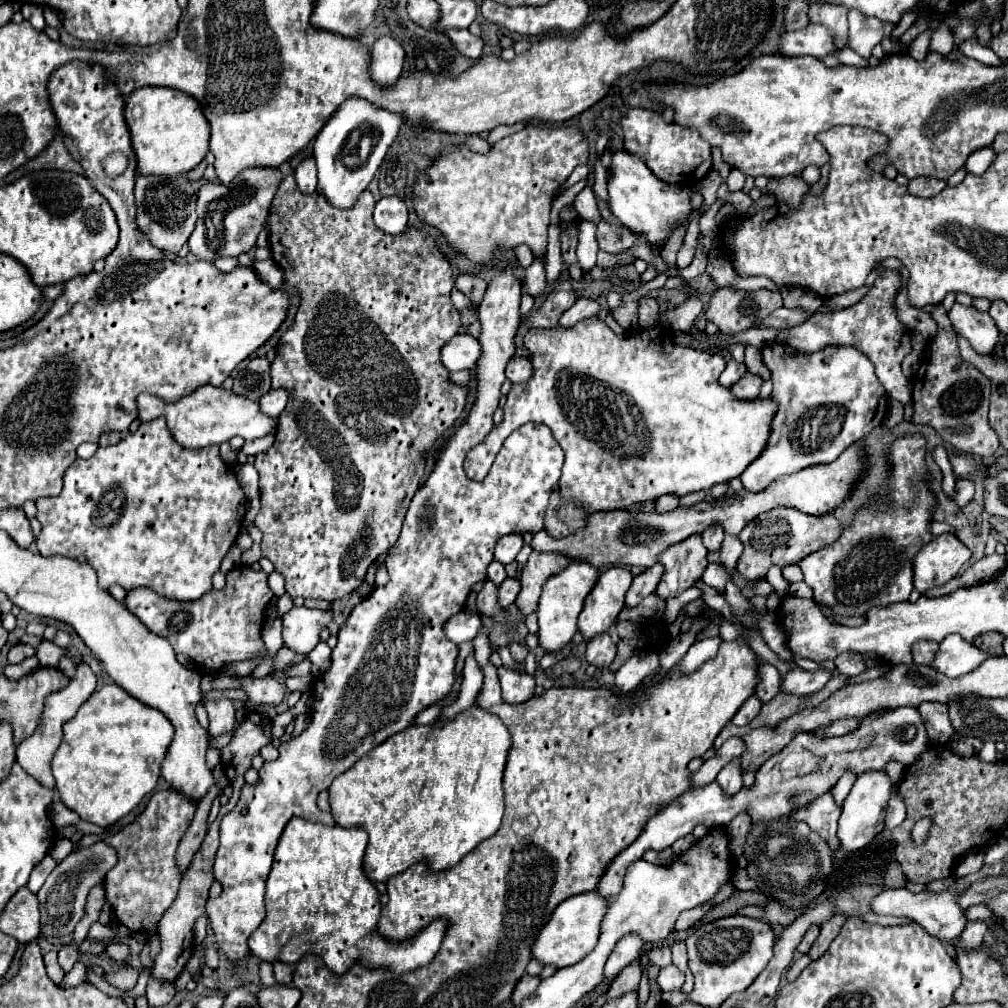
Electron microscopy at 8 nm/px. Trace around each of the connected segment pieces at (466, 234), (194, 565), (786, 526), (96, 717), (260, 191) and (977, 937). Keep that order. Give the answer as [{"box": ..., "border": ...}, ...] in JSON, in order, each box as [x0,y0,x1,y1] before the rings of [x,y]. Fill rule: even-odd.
[{"box":[411,124,589,268],"border":[[[529,124],[521,132],[495,142],[487,154],[475,154],[465,144],[443,146],[431,166],[417,174],[411,200],[419,220],[437,228],[457,254],[471,254],[473,264],[479,264],[479,268],[493,264],[501,252],[519,244],[527,244],[535,258],[545,260],[551,204],[557,198],[559,186],[569,178],[573,168],[587,164],[587,160],[589,144],[577,126],[551,128]]]},{"box":[35,416,247,600],"border":[[[163,416],[143,422],[139,426],[137,432],[129,432],[119,444],[109,446],[109,448],[99,448],[95,452],[95,456],[91,456],[89,460],[77,458],[65,472],[65,482],[63,482],[63,490],[59,496],[43,496],[35,502],[37,506],[37,520],[41,522],[41,534],[37,536],[37,550],[43,556],[67,556],[67,558],[75,558],[75,560],[83,560],[89,562],[99,578],[99,586],[103,590],[107,590],[111,584],[119,584],[125,590],[133,590],[137,586],[145,586],[155,590],[159,596],[165,598],[177,598],[177,600],[197,600],[203,594],[213,590],[211,578],[213,574],[219,570],[221,560],[225,558],[227,550],[233,546],[233,542],[237,540],[241,528],[243,528],[243,516],[247,512],[247,498],[243,494],[243,488],[239,486],[239,480],[233,472],[233,468],[229,464],[223,462],[223,458],[219,456],[219,446],[207,446],[207,448],[197,448],[197,450],[189,450],[185,446],[181,446],[173,436],[171,430],[167,428],[167,422]]]},{"box":[737,508,845,580],"border":[[[775,508],[773,512],[765,512],[765,516],[751,520],[739,534],[745,550],[737,562],[737,574],[747,580],[755,580],[763,578],[771,566],[783,568],[789,564],[799,564],[799,560],[803,560],[805,556],[833,544],[841,536],[843,526],[845,524],[831,514],[811,516],[791,508]]]},{"box":[51,684,173,826],"border":[[[107,684],[79,708],[77,716],[63,726],[63,740],[53,754],[51,770],[57,780],[57,792],[61,802],[79,814],[81,820],[97,826],[111,826],[129,814],[145,794],[149,794],[159,780],[161,760],[173,740],[171,722],[155,708],[145,706],[117,684]]]},{"box":[189,168,283,262],"border":[[[247,168],[235,176],[229,186],[207,182],[199,190],[197,198],[197,226],[189,238],[189,250],[211,262],[217,256],[239,256],[255,246],[257,234],[263,230],[263,220],[275,198],[275,192],[283,176],[279,168]]]},{"box":[957,920,987,948],"border":[[[971,920],[965,926],[963,934],[959,936],[959,944],[957,946],[959,948],[977,948],[983,942],[985,934],[987,934],[987,922],[983,922],[983,920]]]}]

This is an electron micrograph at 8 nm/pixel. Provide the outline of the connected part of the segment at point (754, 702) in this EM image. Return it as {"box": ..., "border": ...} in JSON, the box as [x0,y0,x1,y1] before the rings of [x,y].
{"box":[733,694,761,726],"border":[[[753,694],[751,698],[747,698],[745,700],[745,704],[737,710],[737,714],[733,716],[733,724],[735,726],[747,726],[747,724],[751,724],[751,720],[759,714],[759,710],[761,710],[761,702],[757,700],[757,696]]]}

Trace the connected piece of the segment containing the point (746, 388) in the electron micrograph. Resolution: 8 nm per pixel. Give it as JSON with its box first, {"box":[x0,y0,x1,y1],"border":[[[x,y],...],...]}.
{"box":[731,372,763,400],"border":[[[745,372],[745,374],[741,376],[741,380],[731,386],[731,392],[733,392],[737,398],[749,398],[749,400],[753,400],[753,398],[759,396],[761,384],[763,384],[761,376],[757,376],[757,374],[753,374],[753,372]]]}

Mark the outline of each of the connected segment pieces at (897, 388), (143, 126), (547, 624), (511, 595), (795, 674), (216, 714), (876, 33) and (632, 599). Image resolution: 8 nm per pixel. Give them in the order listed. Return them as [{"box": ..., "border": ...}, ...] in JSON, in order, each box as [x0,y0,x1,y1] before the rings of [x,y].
[{"box":[779,270,913,404],"border":[[[883,270],[877,280],[883,280],[883,284],[873,284],[871,290],[865,294],[861,302],[857,302],[851,308],[835,310],[835,312],[817,312],[803,324],[785,330],[779,334],[779,340],[785,340],[785,344],[799,348],[803,352],[819,352],[827,346],[853,346],[859,348],[873,360],[877,378],[885,386],[891,398],[909,404],[911,402],[911,390],[909,390],[909,380],[901,372],[901,362],[903,358],[913,350],[913,336],[911,330],[907,330],[899,318],[897,318],[897,308],[895,308],[895,296],[901,286],[901,274],[899,270]]]},{"box":[125,86,211,176],"border":[[[163,86],[137,88],[125,104],[127,126],[133,134],[137,172],[141,176],[175,176],[195,168],[209,152],[211,128],[199,102],[185,92]]]},{"box":[539,560,599,652],"border":[[[573,560],[569,568],[549,576],[543,584],[543,592],[539,598],[539,642],[547,652],[559,652],[577,632],[577,616],[583,608],[583,600],[593,590],[599,578],[599,570],[593,568],[587,560]]]},{"box":[497,578,521,608],"border":[[[507,578],[501,586],[499,586],[499,592],[497,592],[497,604],[501,608],[507,608],[515,602],[517,598],[517,592],[521,590],[521,584],[517,578]]]},{"box":[781,668,833,696],"border":[[[795,668],[787,676],[783,676],[781,692],[799,694],[799,696],[801,694],[813,694],[813,692],[821,690],[829,682],[831,676],[833,676],[833,670],[809,672],[809,670],[803,670],[803,668]]]},{"box":[205,698,235,736],"border":[[[217,698],[205,702],[205,708],[209,712],[209,734],[221,736],[225,732],[231,732],[235,726],[235,706],[231,698]]]},{"box":[849,10,895,58],"border":[[[849,10],[849,48],[853,48],[857,54],[869,58],[875,44],[883,40],[883,36],[889,36],[895,26],[885,24],[877,18],[869,18],[861,14],[859,10]]]},{"box":[625,564,663,608],"border":[[[655,564],[655,566],[651,566],[651,568],[647,568],[643,574],[635,576],[631,588],[627,590],[625,606],[627,606],[627,608],[635,608],[645,596],[653,594],[655,588],[657,588],[657,584],[659,584],[659,580],[661,580],[661,574],[663,574],[661,564]]]}]

